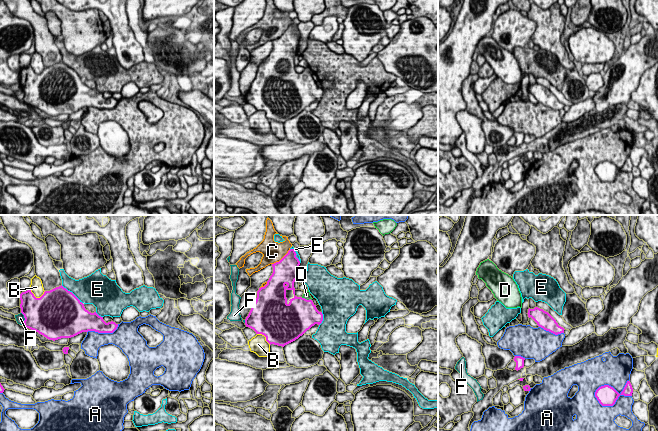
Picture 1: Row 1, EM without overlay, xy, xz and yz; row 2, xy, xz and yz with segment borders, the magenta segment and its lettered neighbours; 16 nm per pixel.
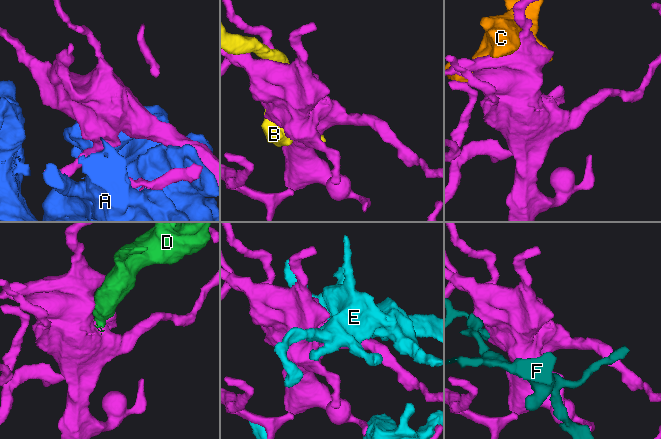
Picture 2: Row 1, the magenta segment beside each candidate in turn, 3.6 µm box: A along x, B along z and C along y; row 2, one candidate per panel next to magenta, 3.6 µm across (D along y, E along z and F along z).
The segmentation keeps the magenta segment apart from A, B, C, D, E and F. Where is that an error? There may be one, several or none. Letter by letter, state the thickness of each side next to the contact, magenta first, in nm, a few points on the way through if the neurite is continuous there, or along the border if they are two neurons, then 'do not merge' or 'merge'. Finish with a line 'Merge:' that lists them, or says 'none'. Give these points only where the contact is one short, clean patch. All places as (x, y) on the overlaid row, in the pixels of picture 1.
A: 320/480 nm | do not merge
B: 500/220 nm | do not merge
C: 400/340 nm | do not merge
D: 500/120 nm | merge
E: 500/400 nm | do not merge
F: 500/130 nm | do not merge
Merge: D

